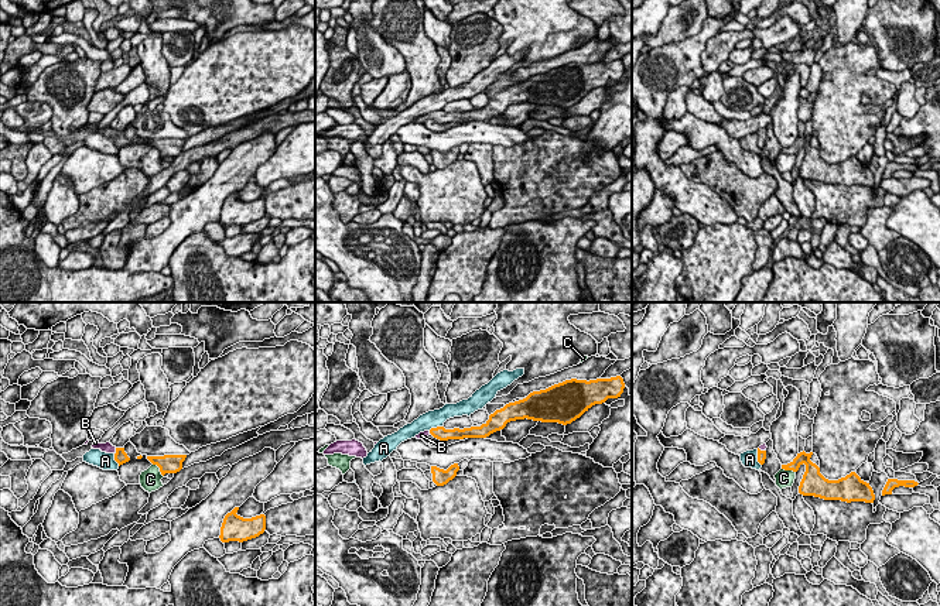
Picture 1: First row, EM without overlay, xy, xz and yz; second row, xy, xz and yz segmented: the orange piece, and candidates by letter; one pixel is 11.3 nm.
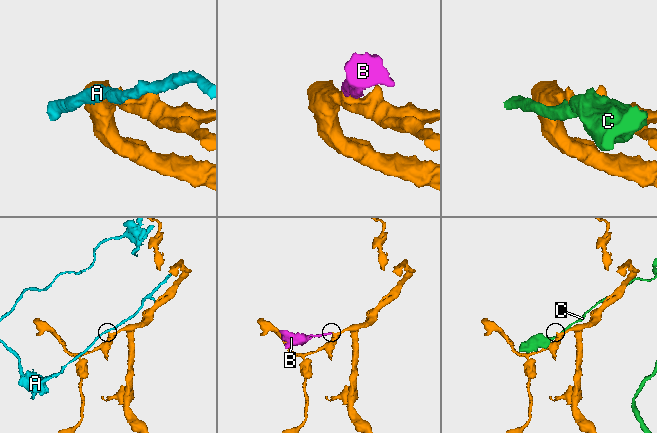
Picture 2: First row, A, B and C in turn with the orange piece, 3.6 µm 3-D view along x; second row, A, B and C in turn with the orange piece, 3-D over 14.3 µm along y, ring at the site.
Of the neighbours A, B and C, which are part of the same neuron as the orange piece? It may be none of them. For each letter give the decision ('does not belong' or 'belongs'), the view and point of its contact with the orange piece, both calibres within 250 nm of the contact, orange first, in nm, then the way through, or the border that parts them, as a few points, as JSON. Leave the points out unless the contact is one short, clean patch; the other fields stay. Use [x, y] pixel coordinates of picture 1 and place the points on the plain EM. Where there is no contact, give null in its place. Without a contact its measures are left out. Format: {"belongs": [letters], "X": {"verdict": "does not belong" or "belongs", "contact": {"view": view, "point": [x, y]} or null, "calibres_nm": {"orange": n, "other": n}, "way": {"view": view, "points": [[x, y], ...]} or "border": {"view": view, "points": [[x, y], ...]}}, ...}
{"belongs": ["B"], "A": {"verdict": "does not belong", "contact": {"view": "xz", "point": [434, 112]}, "calibres_nm": {"orange": 160, "other": 190}, "border": {"view": "xz", "points": [[441, 109], [429, 113]]}}, "B": {"verdict": "belongs", "contact": {"view": "xy", "point": [116, 134]}, "calibres_nm": {"orange": 160, "other": 120}, "way": {"view": "xy", "points": [[120, 140], [116, 134], [108, 130]]}}, "C": {"verdict": "does not belong", "contact": {"view": "xy", "point": [160, 153]}, "calibres_nm": {"orange": 220, "other": 240}}}

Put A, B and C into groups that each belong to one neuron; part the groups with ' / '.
A / B / C

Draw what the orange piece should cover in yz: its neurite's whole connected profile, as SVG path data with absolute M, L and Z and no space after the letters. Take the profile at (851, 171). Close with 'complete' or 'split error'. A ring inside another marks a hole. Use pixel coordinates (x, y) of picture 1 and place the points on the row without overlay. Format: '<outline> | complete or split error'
M804 134L787 148L782 148L785 154L797 155L804 147L806 155L799 170L799 177L803 179L814 179L824 184L841 185L865 185L874 186L875 178L869 167L864 165L855 155L838 164L828 164L820 157L820 151L810 144L813 136Z | complete

